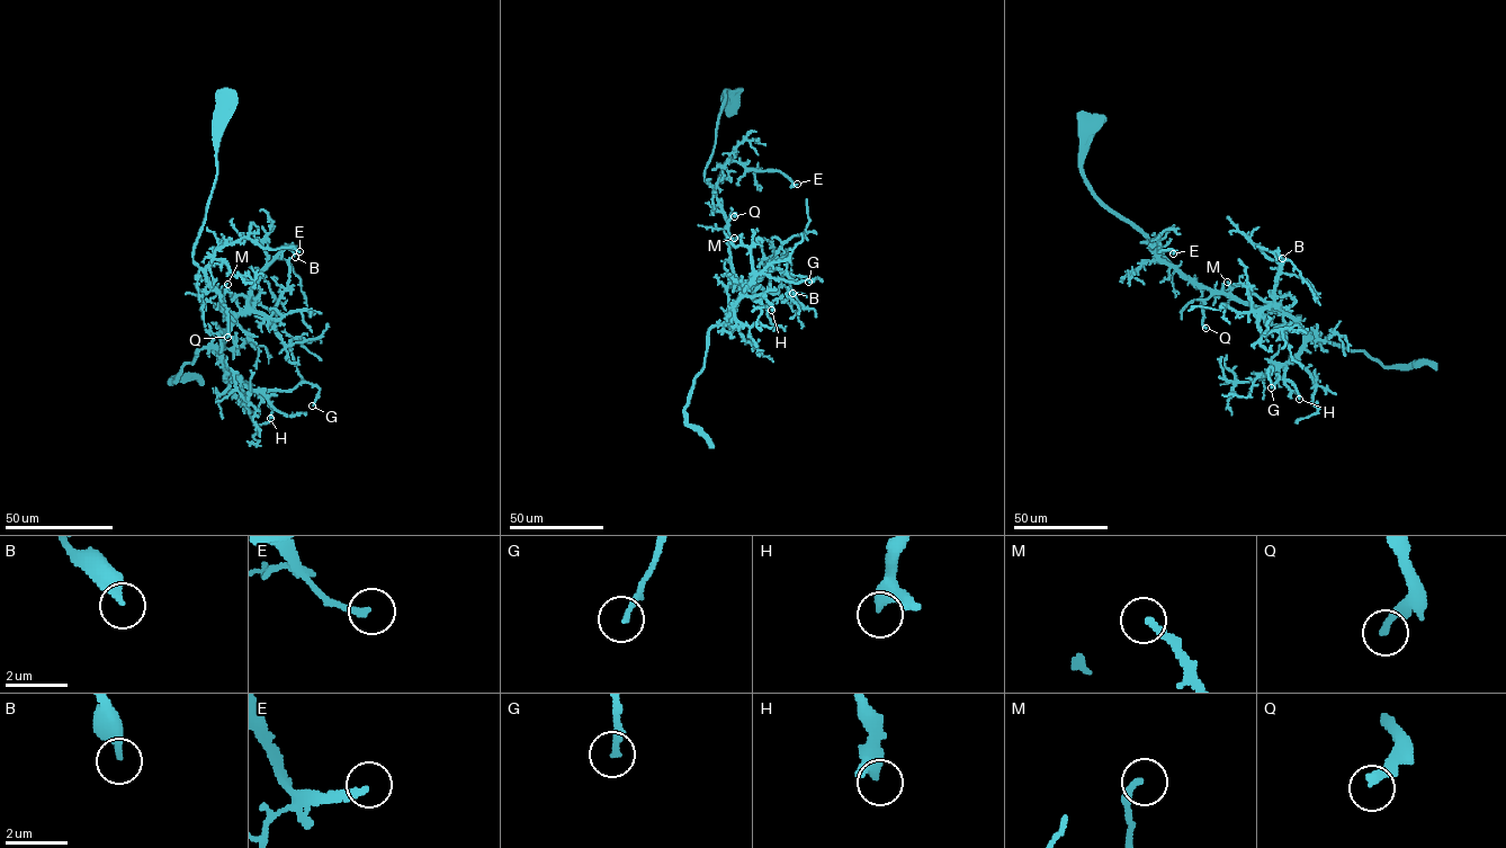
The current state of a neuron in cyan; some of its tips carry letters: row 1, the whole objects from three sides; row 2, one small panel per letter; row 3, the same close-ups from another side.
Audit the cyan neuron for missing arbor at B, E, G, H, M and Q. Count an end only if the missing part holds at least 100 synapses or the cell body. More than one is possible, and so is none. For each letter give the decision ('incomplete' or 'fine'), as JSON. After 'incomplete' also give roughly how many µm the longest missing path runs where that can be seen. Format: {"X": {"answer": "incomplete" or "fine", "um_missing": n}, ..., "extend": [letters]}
{"B": {"answer": "fine"}, "E": {"answer": "fine"}, "G": {"answer": "fine"}, "H": {"answer": "fine"}, "M": {"answer": "fine"}, "Q": {"answer": "fine"}, "extend": []}

